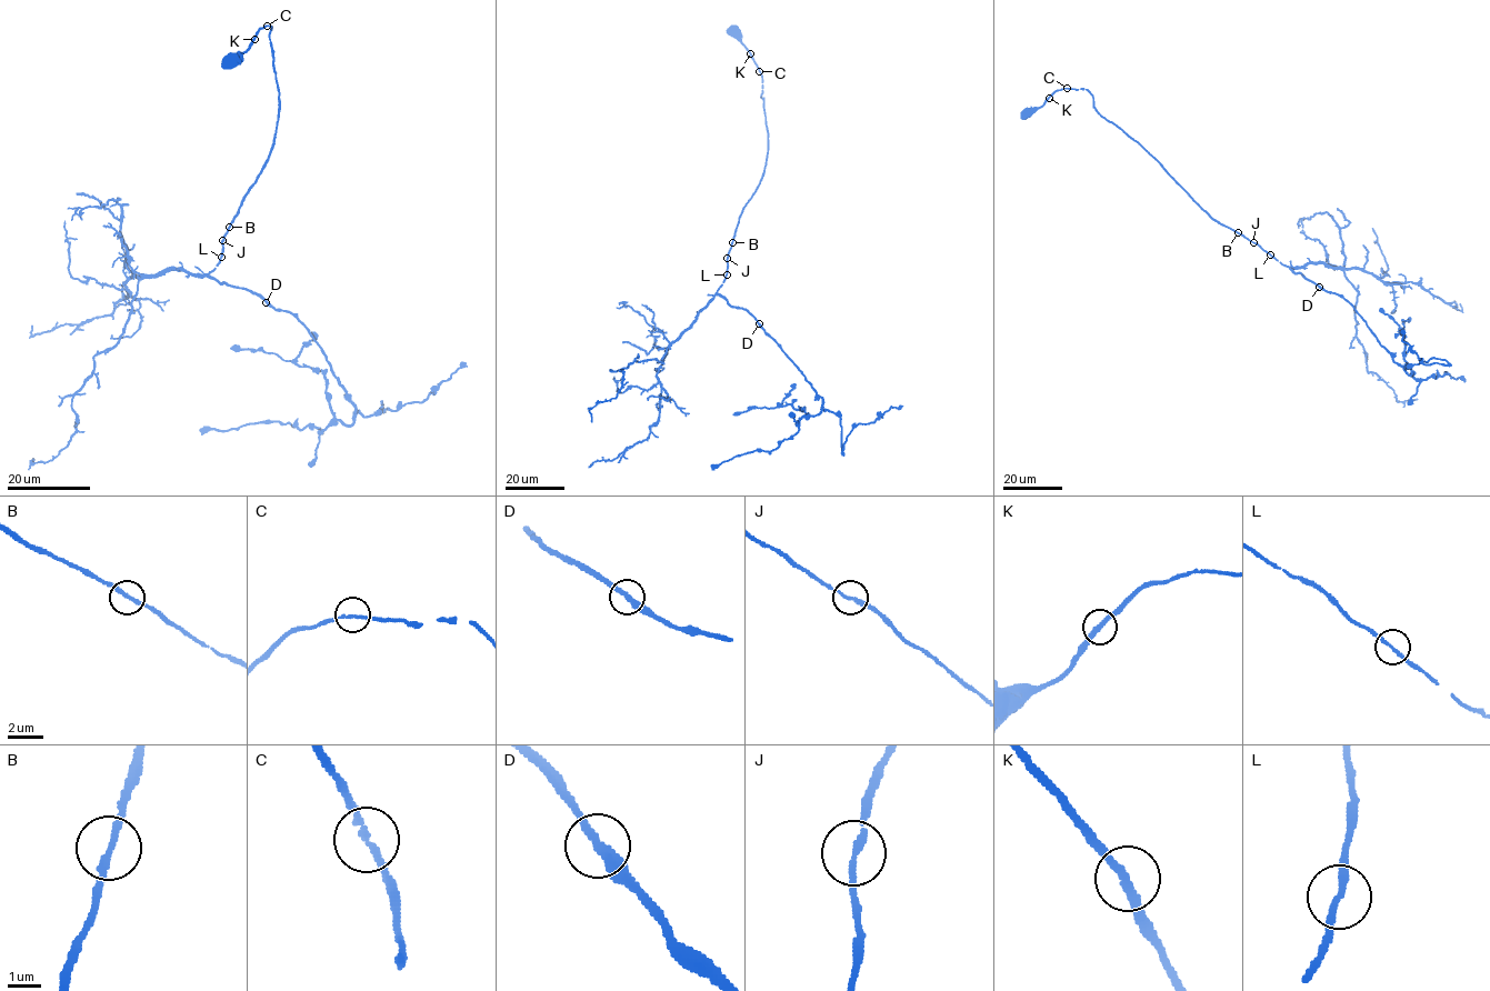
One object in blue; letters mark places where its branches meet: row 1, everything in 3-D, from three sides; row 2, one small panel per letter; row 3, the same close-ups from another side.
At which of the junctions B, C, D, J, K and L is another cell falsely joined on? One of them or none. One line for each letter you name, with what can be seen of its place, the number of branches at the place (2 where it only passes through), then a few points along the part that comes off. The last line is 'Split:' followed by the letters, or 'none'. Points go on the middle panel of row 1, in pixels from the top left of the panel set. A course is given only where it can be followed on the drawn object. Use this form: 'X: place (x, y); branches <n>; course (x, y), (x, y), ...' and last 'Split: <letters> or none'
Split: none

